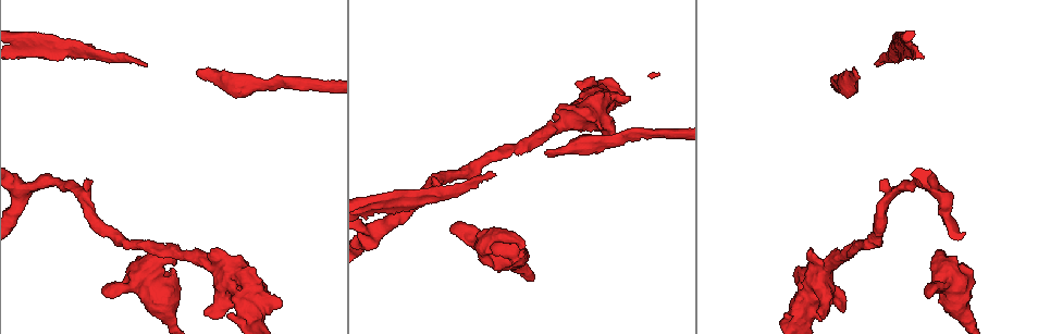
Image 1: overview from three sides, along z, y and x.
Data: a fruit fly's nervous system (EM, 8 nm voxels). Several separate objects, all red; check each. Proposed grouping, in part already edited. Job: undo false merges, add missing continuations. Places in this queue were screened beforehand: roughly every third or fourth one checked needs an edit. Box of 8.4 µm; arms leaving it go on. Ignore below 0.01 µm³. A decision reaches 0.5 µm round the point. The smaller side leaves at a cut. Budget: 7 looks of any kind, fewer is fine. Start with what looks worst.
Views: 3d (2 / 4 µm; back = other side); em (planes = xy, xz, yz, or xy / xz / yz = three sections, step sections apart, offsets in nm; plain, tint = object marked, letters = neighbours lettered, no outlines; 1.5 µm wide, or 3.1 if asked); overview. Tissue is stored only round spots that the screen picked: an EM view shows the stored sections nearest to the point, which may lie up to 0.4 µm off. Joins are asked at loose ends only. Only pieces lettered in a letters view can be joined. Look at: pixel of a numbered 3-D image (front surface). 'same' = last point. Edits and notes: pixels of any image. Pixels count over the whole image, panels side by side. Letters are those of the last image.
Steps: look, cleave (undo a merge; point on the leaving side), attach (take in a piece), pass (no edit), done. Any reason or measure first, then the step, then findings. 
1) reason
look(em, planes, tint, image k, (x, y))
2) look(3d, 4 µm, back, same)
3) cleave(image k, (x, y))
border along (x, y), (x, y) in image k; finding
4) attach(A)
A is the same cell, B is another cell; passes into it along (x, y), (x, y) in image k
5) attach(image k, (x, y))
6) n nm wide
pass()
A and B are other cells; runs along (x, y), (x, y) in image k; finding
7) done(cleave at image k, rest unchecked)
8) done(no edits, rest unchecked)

look(3d, 2 µm, image 1, (495, 174))

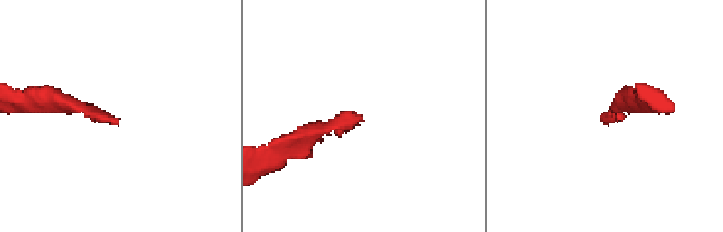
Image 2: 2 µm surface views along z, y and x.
now the EM
look(em, planes, letters, image 2, (605, 124))

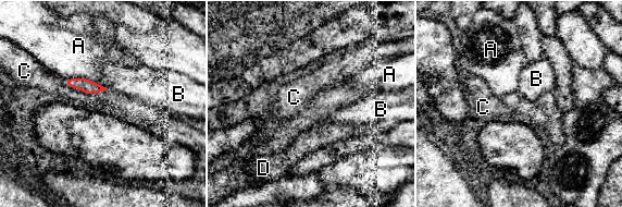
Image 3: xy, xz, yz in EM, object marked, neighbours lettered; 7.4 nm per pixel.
100 nm wide
pass()
A, B, C and D are other cells; border along (64, 78), (67, 87) in image 3; none of them fits

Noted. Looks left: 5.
three arms meet
look(3d, 2 µm, image 1, (405, 202))

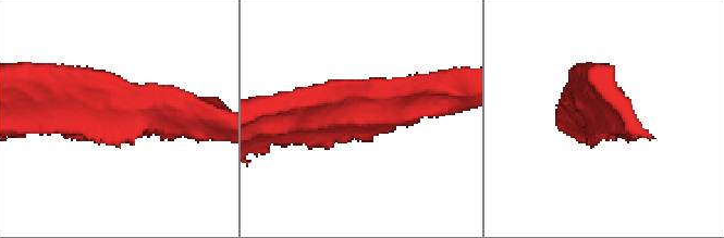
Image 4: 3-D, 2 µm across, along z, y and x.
shape alone is not enough
look(em, yz, step 8, letters, image 4, (601, 115))

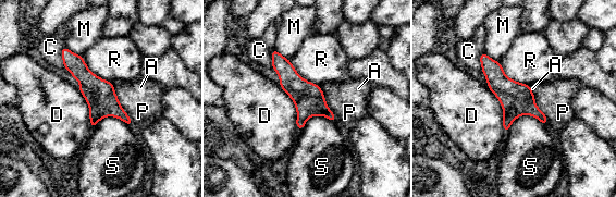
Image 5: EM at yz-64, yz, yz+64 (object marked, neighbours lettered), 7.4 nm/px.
look(em, planes, letters, same)

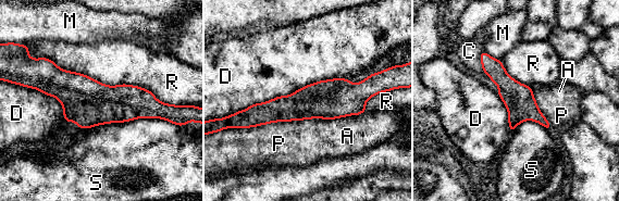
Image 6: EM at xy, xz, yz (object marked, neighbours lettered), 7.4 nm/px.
R touches over 1100 nm
pass()
A, C, D, M, P, R and S are other cells; one neuron here

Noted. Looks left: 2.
thick turns thin
look(em, xz, step 8, tint, image 1, (606, 143))

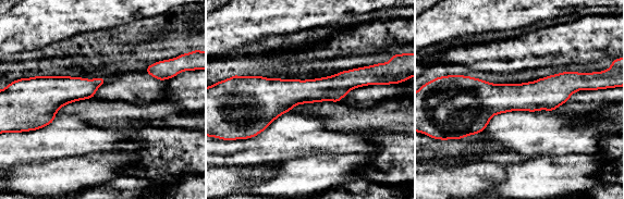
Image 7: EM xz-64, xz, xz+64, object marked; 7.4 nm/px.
cut it another way
look(em, planes, letters, same)

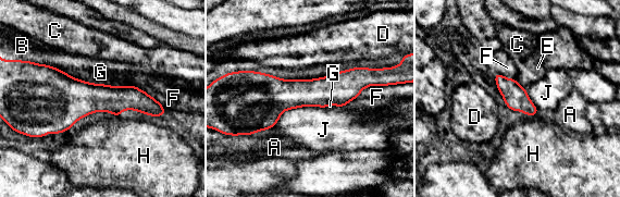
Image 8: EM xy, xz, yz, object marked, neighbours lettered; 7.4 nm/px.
pass()
A, B, C, D, E, F, G, H and J are other cells; border along (329, 106), (286, 109), (270, 128) in image 8; continuous, no second neuron

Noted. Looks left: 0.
done(no edits, rest unchecked)

